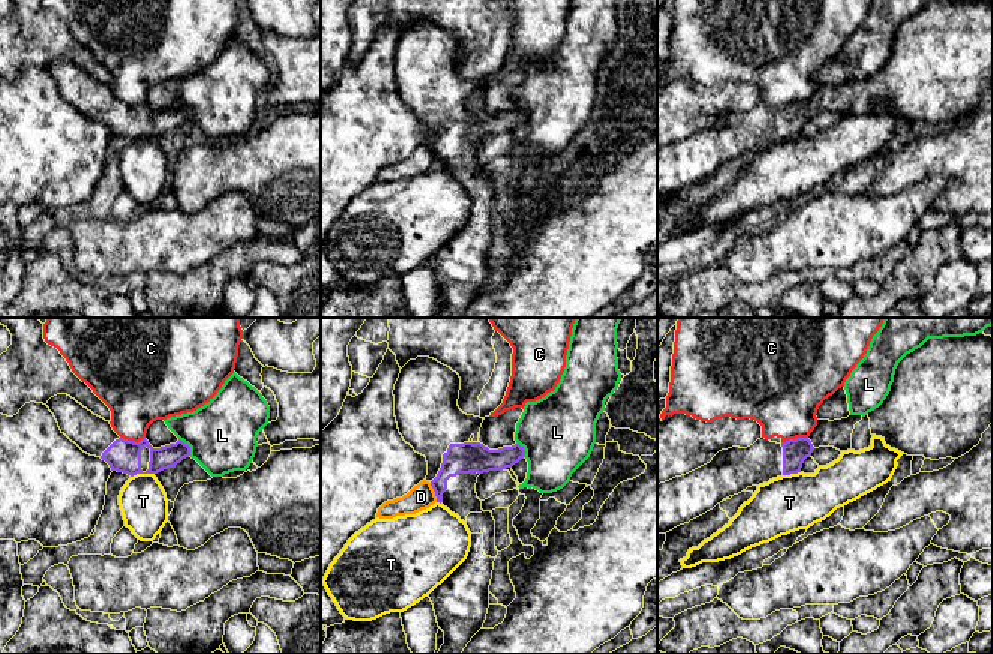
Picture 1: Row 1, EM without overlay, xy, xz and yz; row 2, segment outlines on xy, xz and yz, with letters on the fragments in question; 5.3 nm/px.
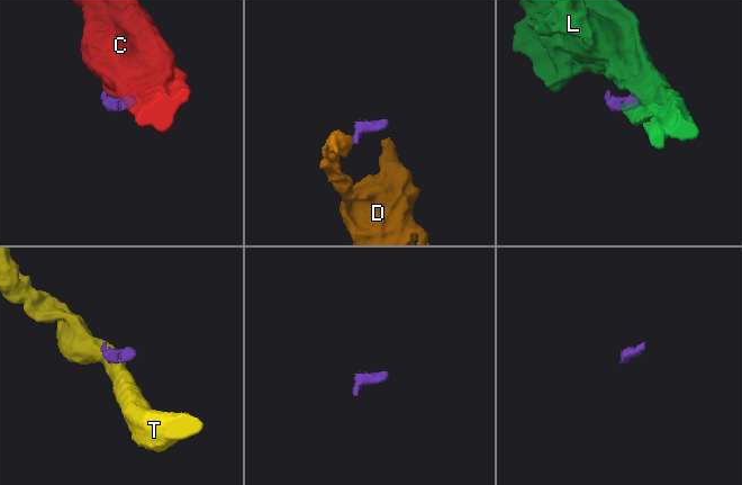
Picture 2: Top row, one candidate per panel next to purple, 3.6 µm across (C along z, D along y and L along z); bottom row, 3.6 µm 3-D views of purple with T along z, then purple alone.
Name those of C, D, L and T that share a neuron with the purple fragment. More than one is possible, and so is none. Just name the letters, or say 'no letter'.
no letter

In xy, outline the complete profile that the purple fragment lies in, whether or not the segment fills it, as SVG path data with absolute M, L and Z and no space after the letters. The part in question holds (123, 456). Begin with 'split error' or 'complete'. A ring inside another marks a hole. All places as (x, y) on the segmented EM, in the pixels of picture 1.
split error; M68 394L51 398L46 406L62 434L84 453L105 460L111 471L130 477L158 474L190 456L190 447L180 440L160 448L153 448L146 438L140 442L123 440L112 430L110 422L94 416Z

